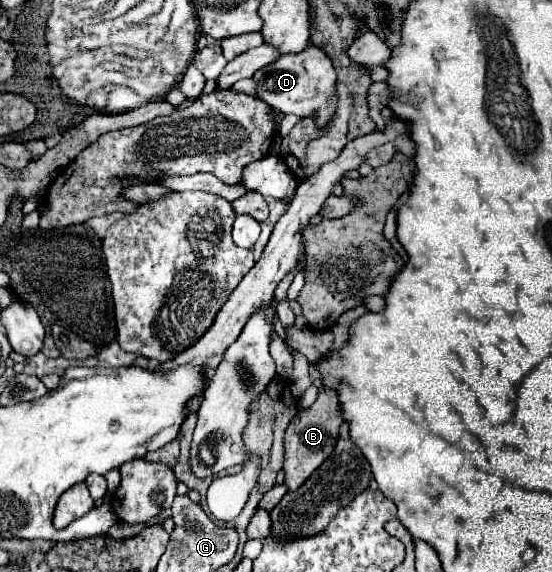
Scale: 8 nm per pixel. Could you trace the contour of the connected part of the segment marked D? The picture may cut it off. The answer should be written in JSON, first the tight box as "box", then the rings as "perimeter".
{"box":[253,45,335,127],"perimeter":[[[309,45],[299,53],[281,55],[275,63],[263,67],[253,75],[257,83],[257,97],[281,113],[293,113],[297,117],[317,117],[317,123],[323,127],[335,113],[335,101],[331,101],[335,87],[335,69],[331,59],[323,49]]]}

